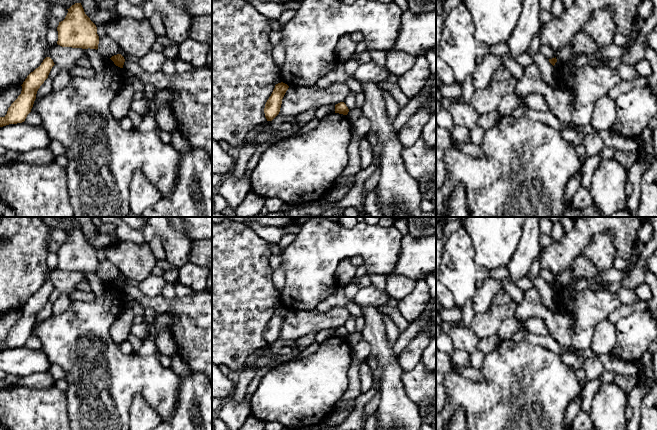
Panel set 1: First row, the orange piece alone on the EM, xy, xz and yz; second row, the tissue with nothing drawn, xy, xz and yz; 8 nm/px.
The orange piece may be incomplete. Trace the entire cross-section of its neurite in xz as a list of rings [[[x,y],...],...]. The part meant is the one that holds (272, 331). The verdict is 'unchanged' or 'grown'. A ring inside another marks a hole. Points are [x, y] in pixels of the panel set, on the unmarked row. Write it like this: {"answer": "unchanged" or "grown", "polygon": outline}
{"answer": "unchanged", "polygon": [[[283,306],[275,309],[275,312],[267,324],[264,332],[264,337],[267,345],[272,345],[279,338],[282,323],[288,312],[289,310]]]}

